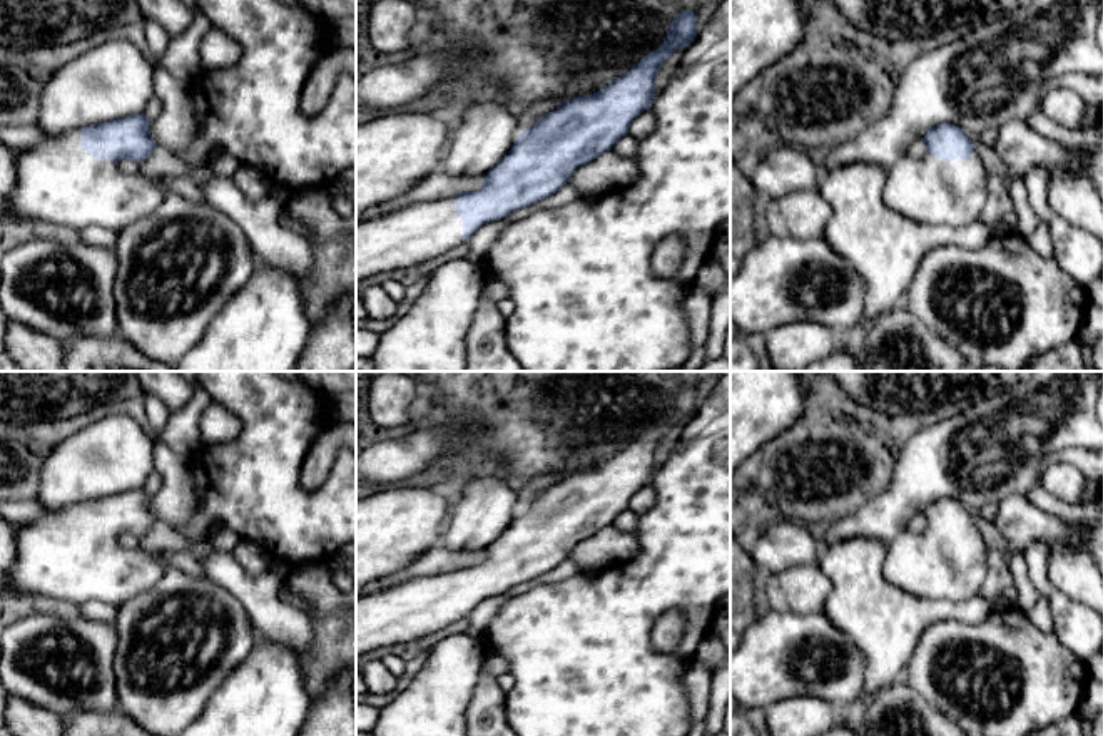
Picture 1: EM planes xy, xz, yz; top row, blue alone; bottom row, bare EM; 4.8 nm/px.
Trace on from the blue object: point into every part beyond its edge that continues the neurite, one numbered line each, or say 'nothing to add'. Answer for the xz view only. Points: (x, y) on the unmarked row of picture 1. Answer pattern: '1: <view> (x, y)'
1: xz (410, 611)

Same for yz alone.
1: yz (931, 566)

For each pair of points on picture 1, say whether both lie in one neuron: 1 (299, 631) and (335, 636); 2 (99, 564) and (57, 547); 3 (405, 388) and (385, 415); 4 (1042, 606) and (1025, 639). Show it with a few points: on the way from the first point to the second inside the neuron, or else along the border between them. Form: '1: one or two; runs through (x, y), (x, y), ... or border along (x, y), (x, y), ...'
1: two; border along (299, 609), (310, 619), (311, 643), (298, 654)
2: one; runs through (89, 564), (67, 554)
3: one; runs through (398, 395), (388, 408)
4: two; border along (1025, 614), (1040, 629), (1052, 633)

